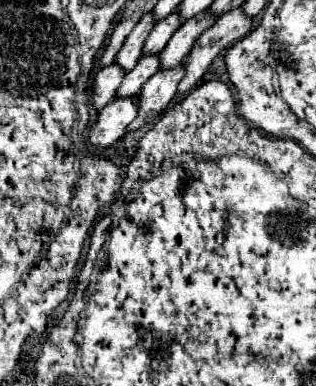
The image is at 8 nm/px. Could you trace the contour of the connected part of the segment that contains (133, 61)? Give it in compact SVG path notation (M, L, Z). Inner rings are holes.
M147 13L139 21L139 25L135 25L135 29L131 31L131 37L127 37L123 49L119 51L119 57L115 57L115 63L123 65L123 69L131 71L137 65L137 61L143 57L143 45L145 45L147 35L151 33L153 25L155 25L155 17L153 17L153 13Z

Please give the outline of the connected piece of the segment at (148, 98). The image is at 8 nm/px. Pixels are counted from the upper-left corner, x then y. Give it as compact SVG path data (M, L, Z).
M185 63L173 67L173 69L161 69L155 73L139 91L139 115L129 125L127 131L135 131L143 127L145 123L153 121L163 109L171 103L171 99L177 93L177 85L185 77Z

